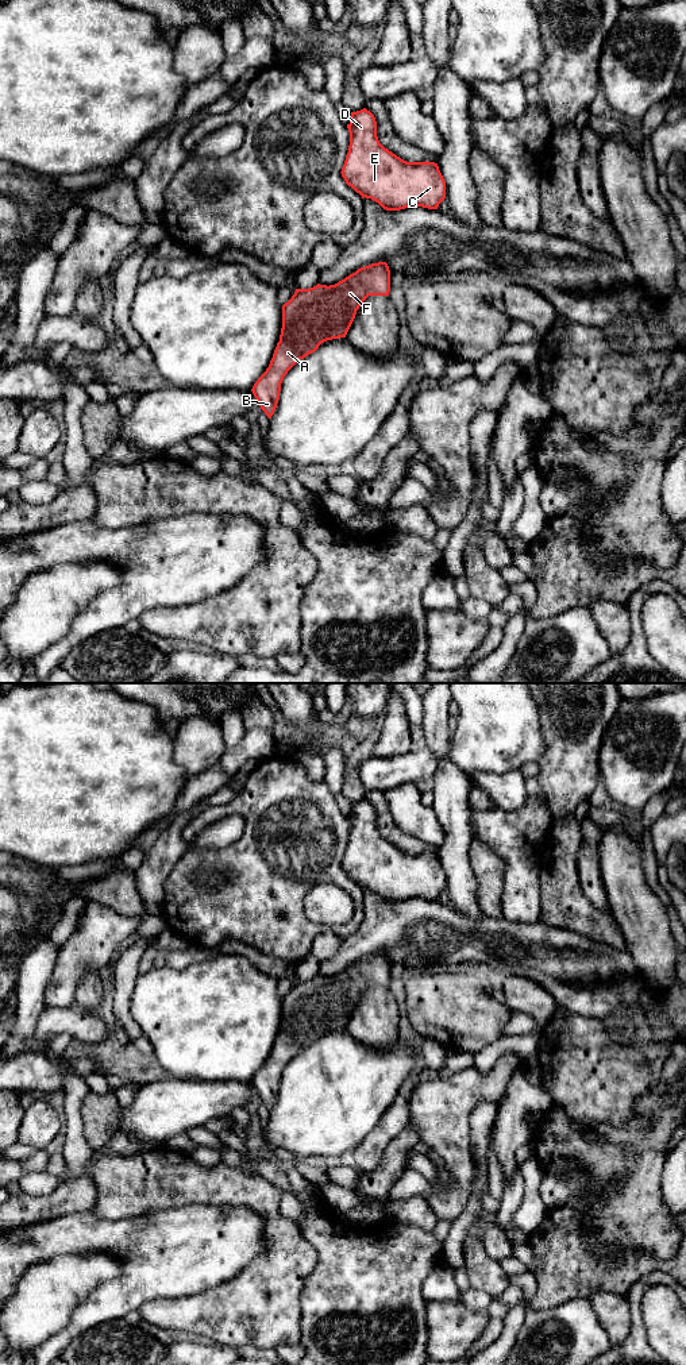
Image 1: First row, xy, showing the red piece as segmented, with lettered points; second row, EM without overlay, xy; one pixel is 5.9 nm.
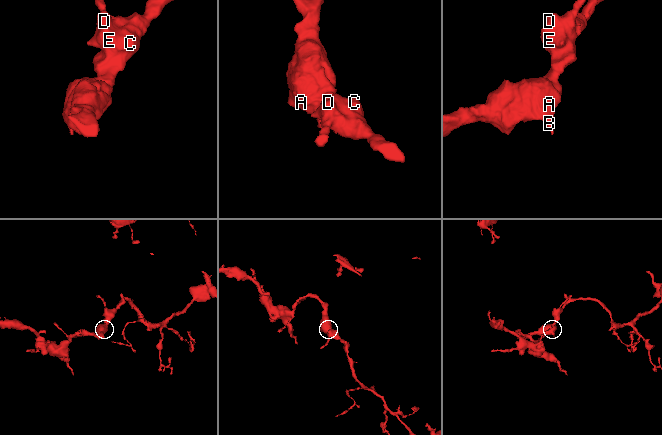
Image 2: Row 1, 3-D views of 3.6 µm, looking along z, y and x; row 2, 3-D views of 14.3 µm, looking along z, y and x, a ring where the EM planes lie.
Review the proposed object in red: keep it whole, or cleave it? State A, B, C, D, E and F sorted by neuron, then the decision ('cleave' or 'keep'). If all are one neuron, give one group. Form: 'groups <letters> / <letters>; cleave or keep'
groups A B C D E F; keep

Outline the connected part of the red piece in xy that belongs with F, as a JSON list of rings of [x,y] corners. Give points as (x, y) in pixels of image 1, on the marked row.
[[[386,262],[358,269],[335,285],[317,284],[296,289],[282,305],[282,328],[266,371],[251,392],[269,419],[280,400],[288,371],[327,340],[346,338],[357,311],[369,296],[389,296],[390,270]]]

